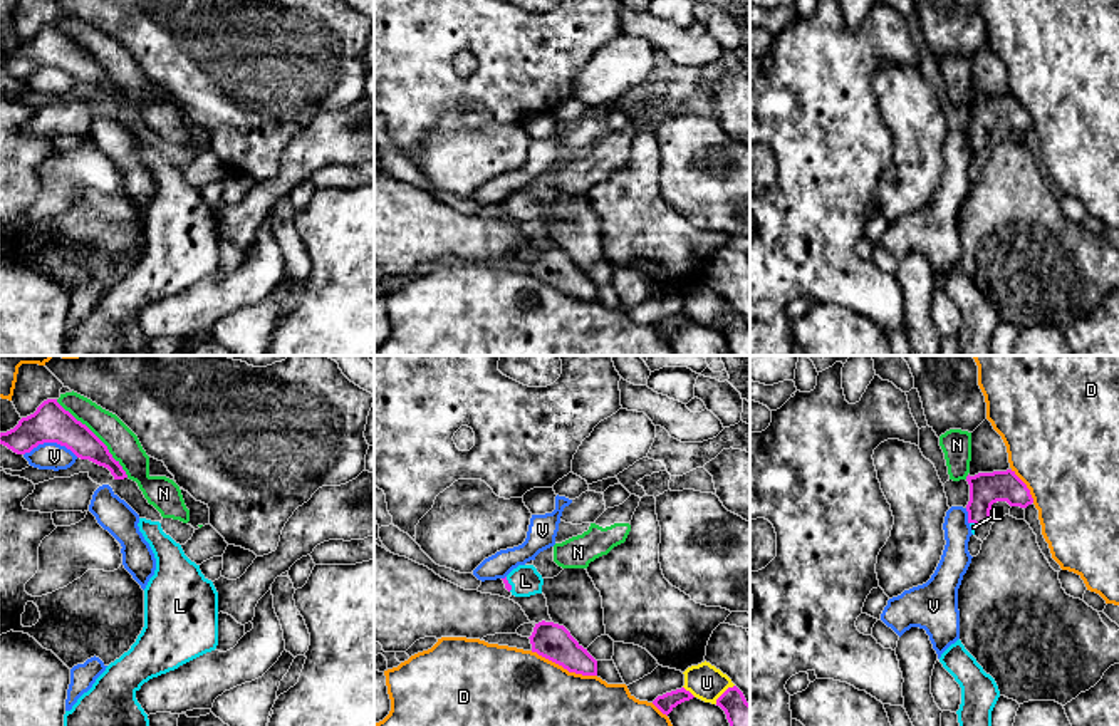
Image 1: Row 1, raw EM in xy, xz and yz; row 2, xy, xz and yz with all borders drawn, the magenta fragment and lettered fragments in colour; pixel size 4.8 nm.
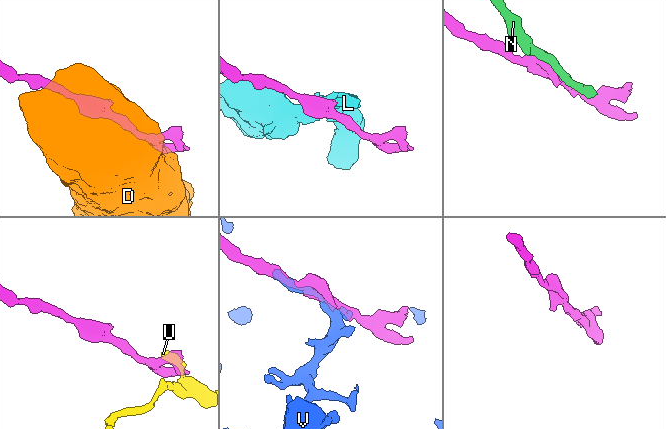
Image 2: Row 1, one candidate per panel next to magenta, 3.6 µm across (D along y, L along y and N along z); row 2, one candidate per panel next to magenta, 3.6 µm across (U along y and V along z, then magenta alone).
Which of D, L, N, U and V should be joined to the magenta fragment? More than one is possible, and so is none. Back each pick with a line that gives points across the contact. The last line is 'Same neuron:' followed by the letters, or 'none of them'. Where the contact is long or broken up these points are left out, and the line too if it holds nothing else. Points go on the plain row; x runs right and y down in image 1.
L: runs through xz (507, 210), (509, 208), (525, 205)
Same neuron: L

